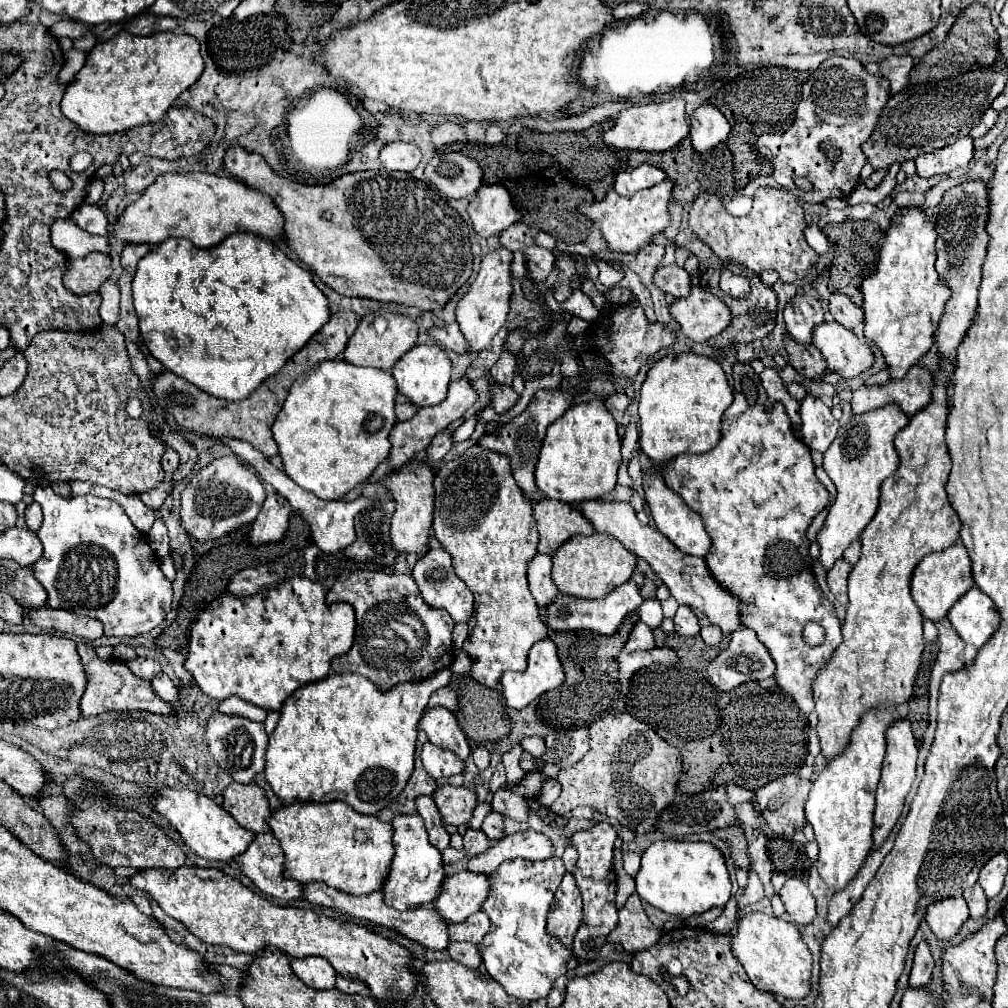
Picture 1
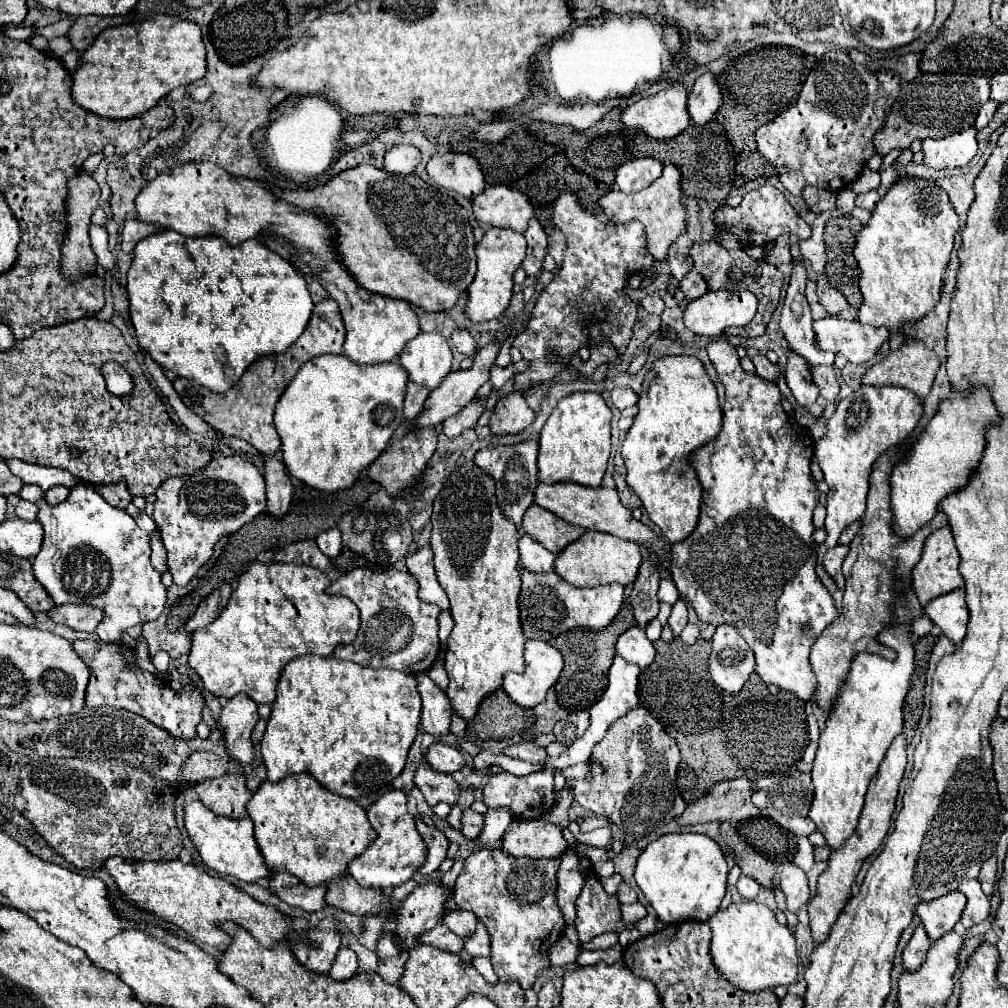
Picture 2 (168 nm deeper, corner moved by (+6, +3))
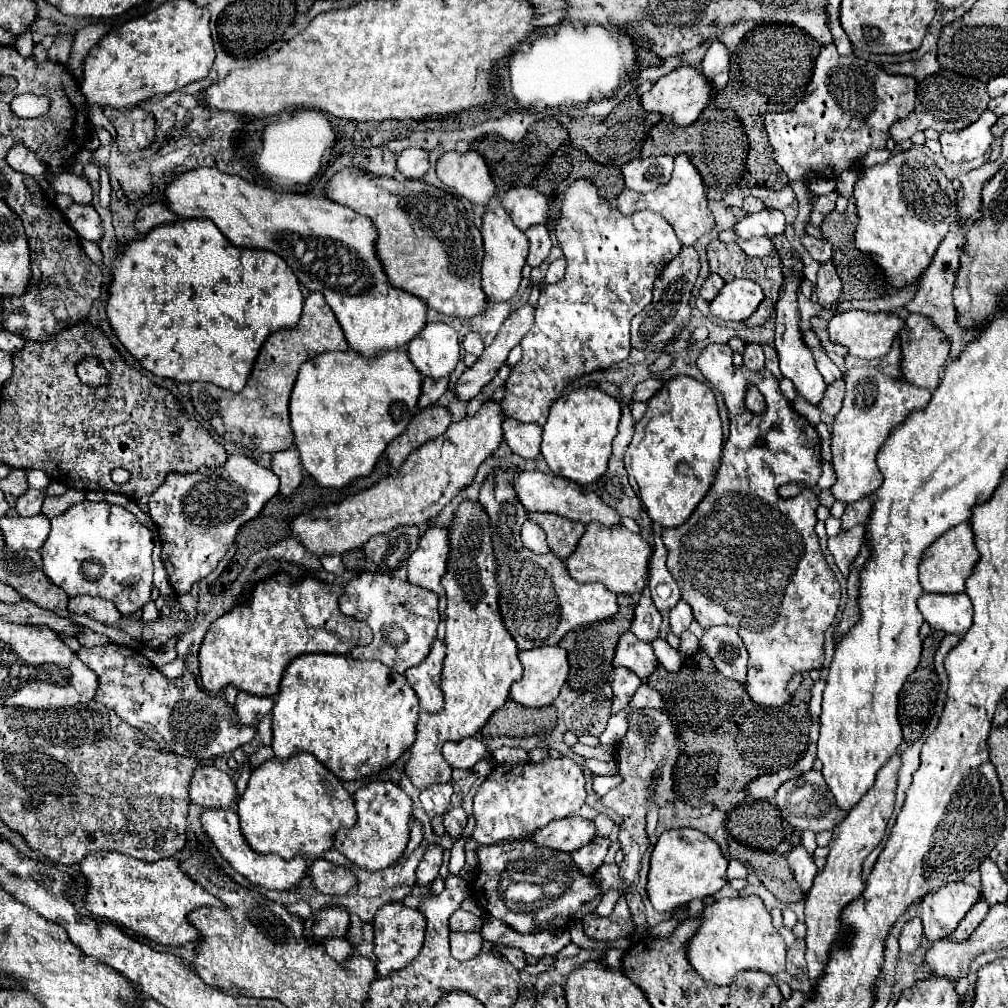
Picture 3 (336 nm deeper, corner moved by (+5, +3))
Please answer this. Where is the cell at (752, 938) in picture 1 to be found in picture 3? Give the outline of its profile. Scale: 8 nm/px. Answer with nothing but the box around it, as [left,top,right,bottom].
[685,896,785,986]

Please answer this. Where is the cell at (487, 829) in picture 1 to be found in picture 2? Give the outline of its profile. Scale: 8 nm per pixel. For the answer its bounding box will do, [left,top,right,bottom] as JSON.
[460,810,484,838]

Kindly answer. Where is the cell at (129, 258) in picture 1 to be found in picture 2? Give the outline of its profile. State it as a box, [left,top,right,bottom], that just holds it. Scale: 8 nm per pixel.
[122,218,160,254]

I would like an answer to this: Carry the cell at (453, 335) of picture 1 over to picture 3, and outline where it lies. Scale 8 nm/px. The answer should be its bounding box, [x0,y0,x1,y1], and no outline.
[463,332,483,356]

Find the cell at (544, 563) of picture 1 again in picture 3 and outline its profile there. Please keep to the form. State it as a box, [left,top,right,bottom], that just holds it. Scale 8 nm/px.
[521,520,551,554]

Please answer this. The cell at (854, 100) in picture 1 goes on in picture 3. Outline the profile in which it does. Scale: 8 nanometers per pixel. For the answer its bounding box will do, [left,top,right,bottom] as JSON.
[765,44,917,180]

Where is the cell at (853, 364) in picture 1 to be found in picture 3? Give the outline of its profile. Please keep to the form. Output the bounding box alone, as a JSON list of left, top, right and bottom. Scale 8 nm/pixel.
[827,310,903,360]

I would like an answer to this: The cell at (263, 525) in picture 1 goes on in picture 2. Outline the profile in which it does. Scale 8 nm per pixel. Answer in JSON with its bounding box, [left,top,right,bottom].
[264,456,292,518]

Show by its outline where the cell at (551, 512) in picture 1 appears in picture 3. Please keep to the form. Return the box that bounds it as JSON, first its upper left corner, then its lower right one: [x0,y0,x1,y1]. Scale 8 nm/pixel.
[529,512,585,560]

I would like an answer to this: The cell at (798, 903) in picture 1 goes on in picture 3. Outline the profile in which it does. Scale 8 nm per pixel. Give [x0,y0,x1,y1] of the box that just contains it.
[787,844,817,892]

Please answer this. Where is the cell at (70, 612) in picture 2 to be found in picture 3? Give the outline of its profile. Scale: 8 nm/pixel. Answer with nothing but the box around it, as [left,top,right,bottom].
[69,596,121,622]

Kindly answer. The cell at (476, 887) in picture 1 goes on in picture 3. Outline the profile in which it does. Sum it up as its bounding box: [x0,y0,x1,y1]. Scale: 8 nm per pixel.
[373,904,425,978]

